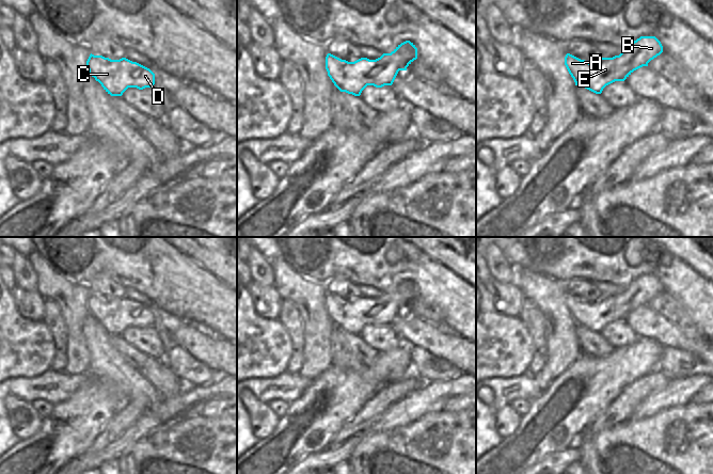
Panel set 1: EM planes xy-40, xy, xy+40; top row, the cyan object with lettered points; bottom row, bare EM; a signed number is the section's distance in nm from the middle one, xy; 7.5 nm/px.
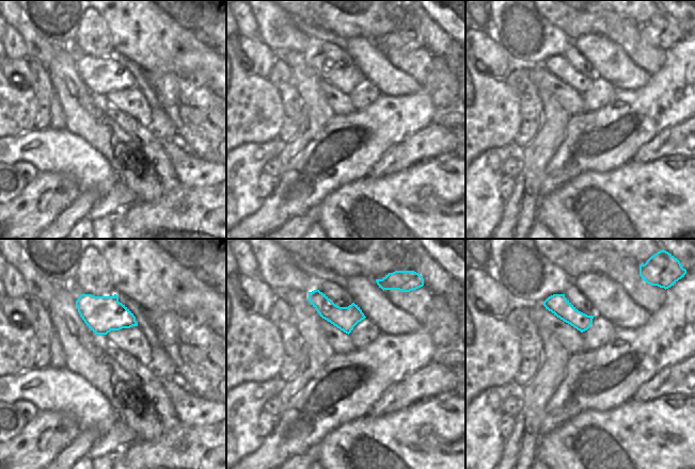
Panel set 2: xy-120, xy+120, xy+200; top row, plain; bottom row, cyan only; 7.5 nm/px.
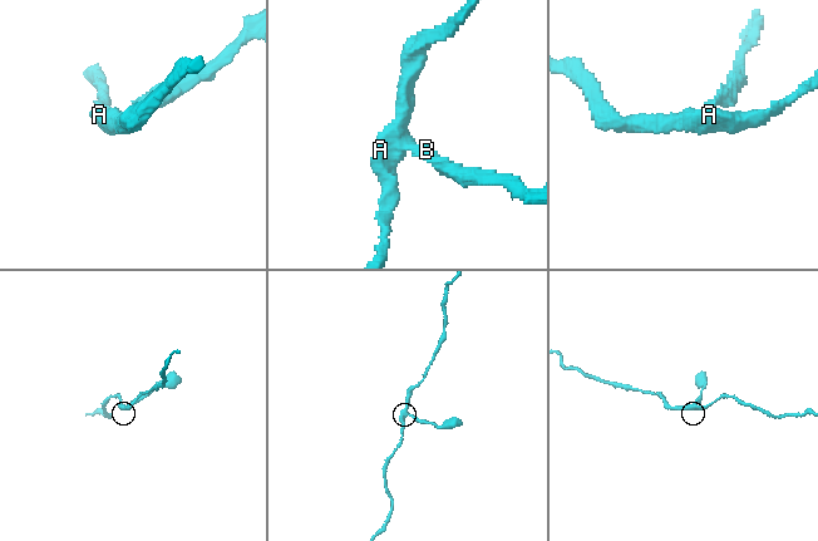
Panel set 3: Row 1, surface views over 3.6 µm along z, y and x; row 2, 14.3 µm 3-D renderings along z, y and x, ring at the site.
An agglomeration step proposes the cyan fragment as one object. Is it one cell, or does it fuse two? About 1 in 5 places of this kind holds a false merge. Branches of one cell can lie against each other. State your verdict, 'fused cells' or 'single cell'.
single cell

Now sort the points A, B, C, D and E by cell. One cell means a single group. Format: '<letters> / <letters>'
A B C D E

